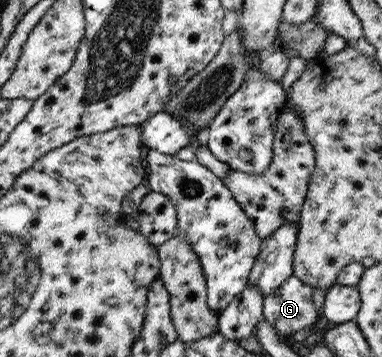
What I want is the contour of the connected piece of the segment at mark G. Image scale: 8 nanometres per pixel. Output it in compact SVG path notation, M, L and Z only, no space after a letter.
M291 275L273 292L263 297L263 318L278 336L293 334L316 323L316 309L311 296L312 287Z

